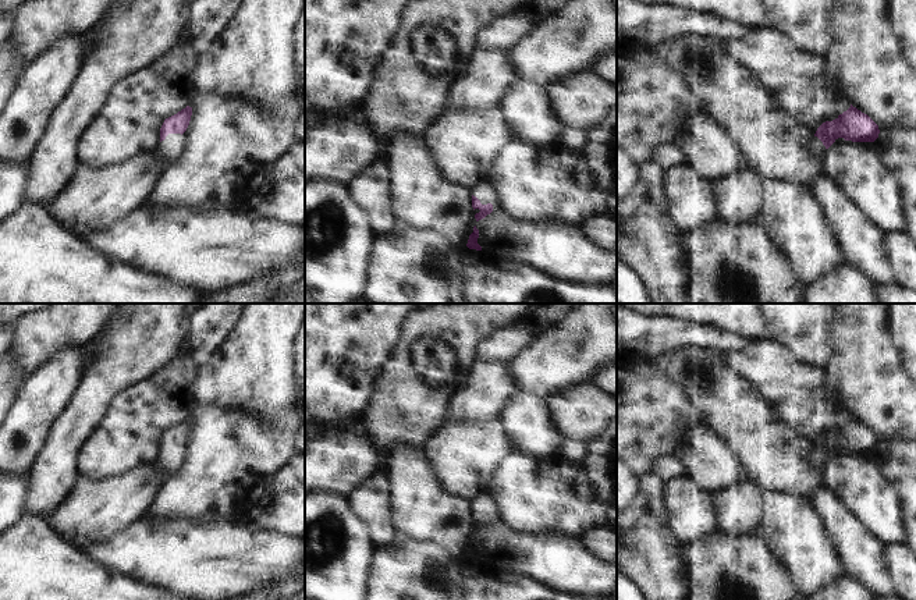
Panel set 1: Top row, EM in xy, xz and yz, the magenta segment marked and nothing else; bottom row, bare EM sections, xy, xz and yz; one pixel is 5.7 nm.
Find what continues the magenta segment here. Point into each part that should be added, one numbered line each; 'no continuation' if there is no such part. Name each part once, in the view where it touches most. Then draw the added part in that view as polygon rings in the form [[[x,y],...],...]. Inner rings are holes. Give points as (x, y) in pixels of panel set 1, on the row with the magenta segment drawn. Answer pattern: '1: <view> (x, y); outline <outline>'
1: xy (169, 149); outline [[[168,134],[164,141],[159,142],[157,153],[166,164],[174,164],[182,153],[182,135]]]

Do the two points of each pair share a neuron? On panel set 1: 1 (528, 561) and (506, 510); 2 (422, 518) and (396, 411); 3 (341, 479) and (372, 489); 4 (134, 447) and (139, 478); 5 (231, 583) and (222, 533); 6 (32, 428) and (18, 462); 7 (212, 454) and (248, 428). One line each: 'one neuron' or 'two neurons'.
1: two neurons
2: two neurons
3: two neurons
4: two neurons
5: one neuron
6: one neuron
7: one neuron

